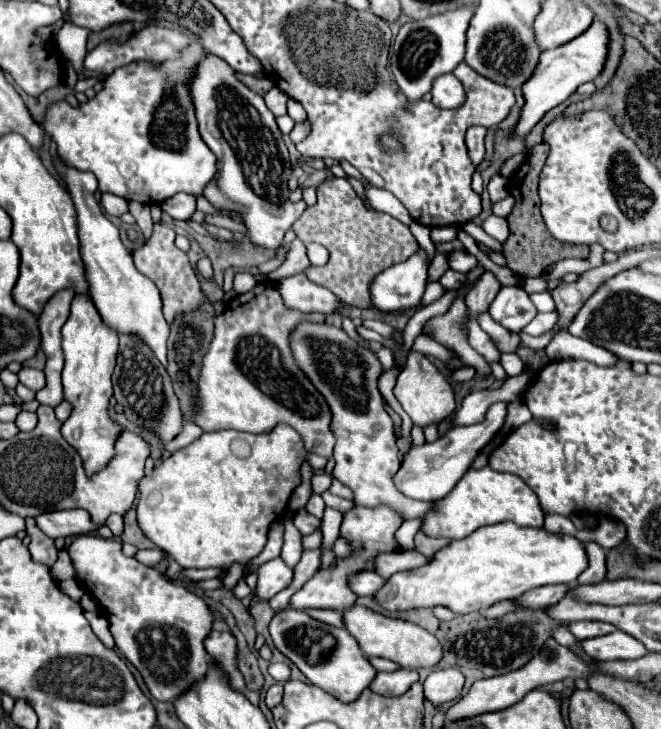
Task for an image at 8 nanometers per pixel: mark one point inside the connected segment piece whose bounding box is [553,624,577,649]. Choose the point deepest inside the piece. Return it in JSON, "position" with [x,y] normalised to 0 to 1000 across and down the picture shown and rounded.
{"position":[850,871]}

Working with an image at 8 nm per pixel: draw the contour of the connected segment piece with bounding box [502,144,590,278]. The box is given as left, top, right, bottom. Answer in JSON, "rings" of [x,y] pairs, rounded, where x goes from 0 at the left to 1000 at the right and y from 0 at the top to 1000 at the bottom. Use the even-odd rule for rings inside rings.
{"rings":[[[814,198],[799,206],[796,222],[781,236],[781,241],[772,244],[772,266],[781,272],[781,280],[766,299],[772,307],[772,326],[762,332],[762,354],[769,359],[769,368],[778,370],[784,379],[817,379],[832,362],[850,357],[850,354],[890,354],[893,337],[890,335],[850,335],[847,329],[838,329],[832,318],[826,318],[826,307],[817,294],[817,269],[814,269],[814,241],[826,222],[829,200]]]}

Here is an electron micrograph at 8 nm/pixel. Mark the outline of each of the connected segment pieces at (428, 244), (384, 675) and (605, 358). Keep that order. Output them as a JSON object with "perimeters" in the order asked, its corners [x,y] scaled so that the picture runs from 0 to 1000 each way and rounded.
{"perimeters":[[[[625,303],[619,311],[632,335],[644,343],[648,361],[652,361],[658,350],[658,339],[651,326],[652,313],[629,303]]],[[[599,919],[599,922],[572,922],[560,936],[560,947],[578,955],[605,955],[632,933],[629,919]]],[[[850,453],[844,455],[832,472],[826,475],[826,486],[832,494],[893,494],[905,502],[926,502],[932,499],[932,494],[938,494],[935,488],[917,483],[914,477],[905,477],[896,469],[887,469],[880,464],[865,461],[862,455]]]]}

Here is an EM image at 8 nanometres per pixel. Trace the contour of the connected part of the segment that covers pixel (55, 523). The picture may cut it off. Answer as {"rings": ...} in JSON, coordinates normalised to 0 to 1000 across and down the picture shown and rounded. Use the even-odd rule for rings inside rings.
{"rings":[[[88,700],[88,702],[70,702],[54,708],[54,719],[61,727],[76,738],[103,738],[103,735],[121,735],[121,733],[145,733],[148,719],[136,713],[133,702],[124,700]]]}

